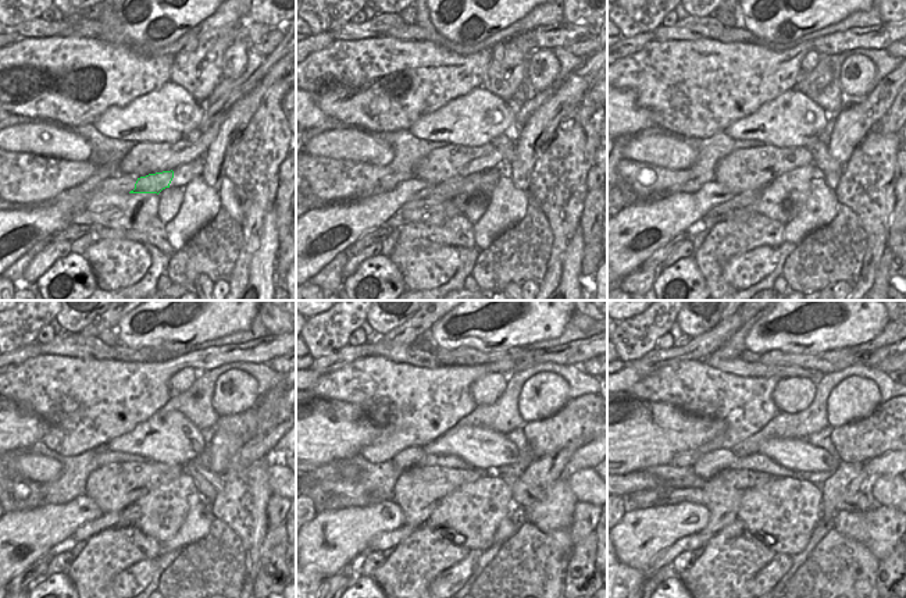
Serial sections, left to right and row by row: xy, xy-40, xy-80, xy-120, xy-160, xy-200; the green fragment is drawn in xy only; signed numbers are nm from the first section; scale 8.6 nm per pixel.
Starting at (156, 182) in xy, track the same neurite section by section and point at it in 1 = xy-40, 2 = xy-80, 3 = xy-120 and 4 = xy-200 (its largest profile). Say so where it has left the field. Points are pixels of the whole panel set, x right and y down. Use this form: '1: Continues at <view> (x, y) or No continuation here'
1: Continues at xy-40 (448, 189)
2: Continues at xy-80 (749, 198)
3: Continues at xy-120 (106, 520)
4: Continues at xy-200 (635, 577).

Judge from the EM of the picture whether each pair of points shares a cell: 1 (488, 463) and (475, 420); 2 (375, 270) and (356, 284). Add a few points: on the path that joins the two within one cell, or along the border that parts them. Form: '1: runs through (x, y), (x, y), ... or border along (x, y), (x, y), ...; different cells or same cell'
1: border along (457, 424), (482, 426), (506, 434); different cells
2: runs through (371, 274), (360, 280); same cell

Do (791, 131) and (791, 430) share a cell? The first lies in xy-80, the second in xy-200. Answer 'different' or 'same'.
different

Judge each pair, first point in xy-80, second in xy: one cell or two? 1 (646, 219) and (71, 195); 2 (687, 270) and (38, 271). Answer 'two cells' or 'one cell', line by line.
1: two cells
2: two cells

